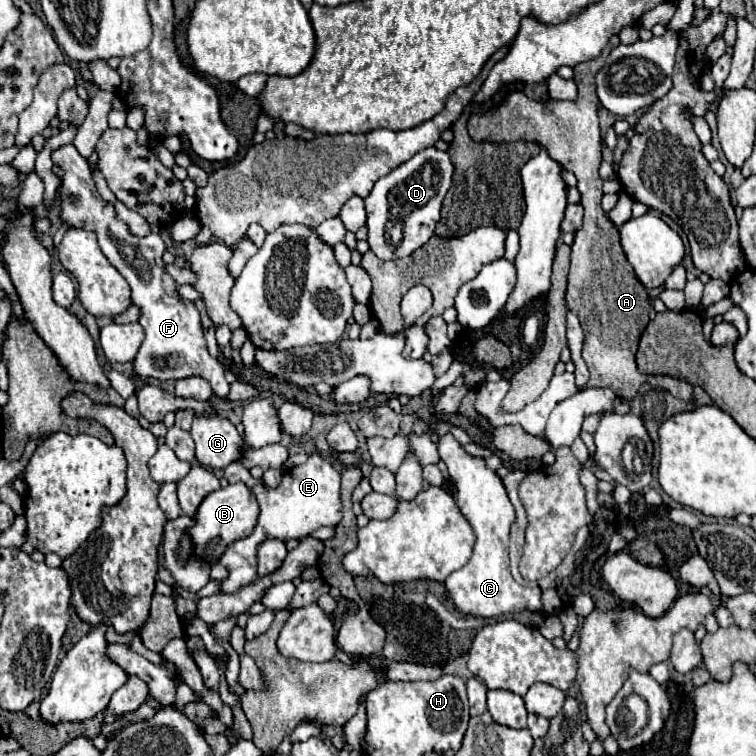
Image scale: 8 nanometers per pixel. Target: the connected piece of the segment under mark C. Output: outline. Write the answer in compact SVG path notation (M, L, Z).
M451 435L439 439L439 455L447 463L449 475L457 487L457 507L469 521L475 533L473 555L469 563L445 579L445 587L455 603L455 609L471 617L497 617L513 611L541 611L541 589L519 585L509 569L509 527L515 521L515 509L507 497L503 481L495 471L485 467L485 461L471 457L461 449L461 443Z

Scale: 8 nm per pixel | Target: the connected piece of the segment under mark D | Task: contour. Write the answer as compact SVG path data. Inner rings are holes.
M427 147L413 155L407 163L389 173L389 181L377 181L371 193L365 197L367 209L367 243L371 251L383 261L397 261L411 255L435 231L441 213L441 201L451 187L453 163L447 151ZM401 229L401 235L393 231Z

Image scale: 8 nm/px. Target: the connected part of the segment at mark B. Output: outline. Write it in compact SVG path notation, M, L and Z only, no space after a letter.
M231 483L225 489L217 489L211 495L207 495L195 515L195 525L187 529L187 533L193 539L195 555L205 557L211 563L217 563L217 559L223 555L229 543L251 535L251 529L255 529L255 521L259 517L259 505L255 501L255 495L245 483Z

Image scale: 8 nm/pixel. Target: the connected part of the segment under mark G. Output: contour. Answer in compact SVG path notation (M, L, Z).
M217 413L197 415L189 433L197 447L195 457L203 467L225 469L243 455L243 437L229 419Z

